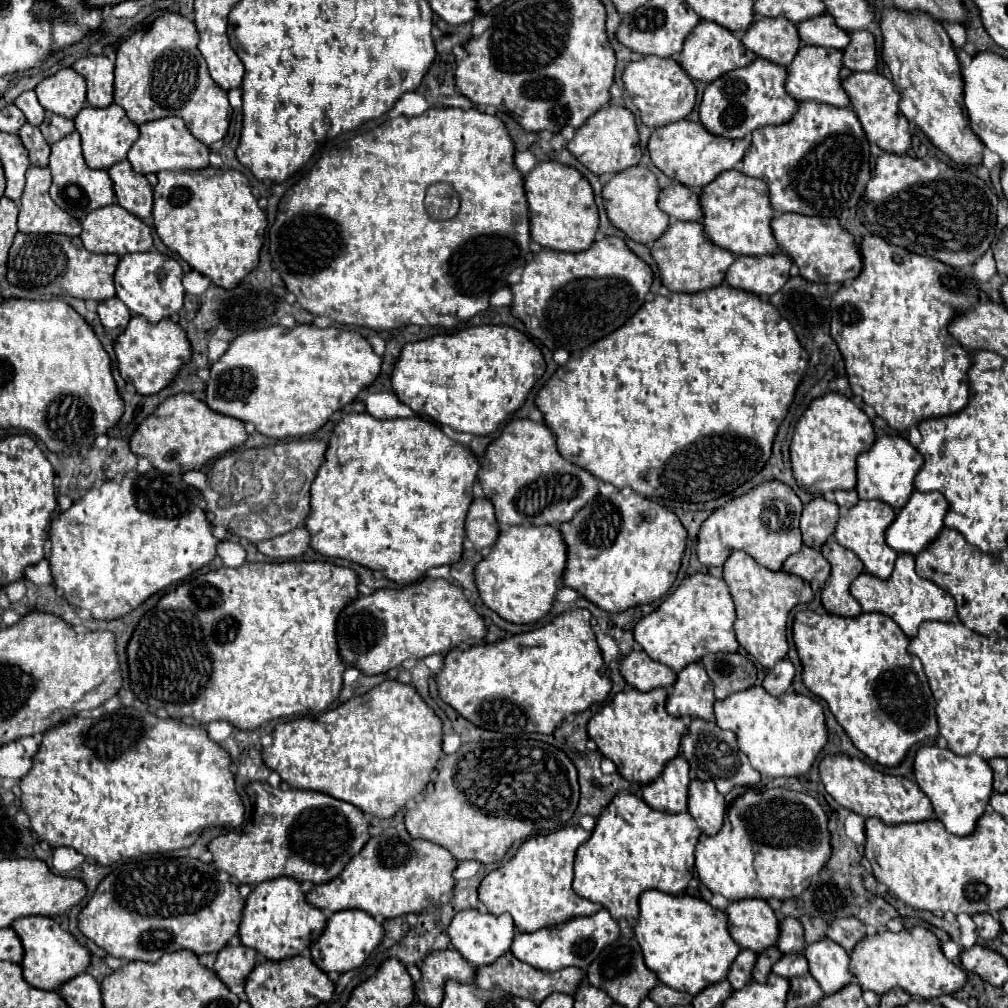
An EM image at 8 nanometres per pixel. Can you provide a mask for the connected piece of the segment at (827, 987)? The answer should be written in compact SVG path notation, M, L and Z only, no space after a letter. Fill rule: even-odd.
M832 939L812 943L806 947L810 975L820 983L826 995L832 995L854 981L850 971L850 953Z

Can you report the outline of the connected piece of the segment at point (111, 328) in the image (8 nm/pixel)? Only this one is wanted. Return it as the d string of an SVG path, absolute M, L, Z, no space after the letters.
M116 297L98 303L98 315L100 315L100 321L102 321L108 337L112 337L112 339L116 339L120 333L126 331L128 321L132 317L128 307Z

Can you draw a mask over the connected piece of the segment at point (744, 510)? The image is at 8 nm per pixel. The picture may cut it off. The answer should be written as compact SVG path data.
M768 481L742 497L736 497L728 505L716 509L704 523L698 533L698 559L706 567L722 567L732 551L748 553L758 565L780 571L784 561L802 549L800 533L800 515L804 503L798 495L780 481Z

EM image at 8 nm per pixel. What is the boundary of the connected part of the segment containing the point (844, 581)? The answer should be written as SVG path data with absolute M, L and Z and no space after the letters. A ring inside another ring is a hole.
M830 537L820 551L832 565L832 575L822 591L822 605L832 615L860 615L862 609L860 603L850 595L850 585L864 571L862 561L852 551L838 545L834 537Z

